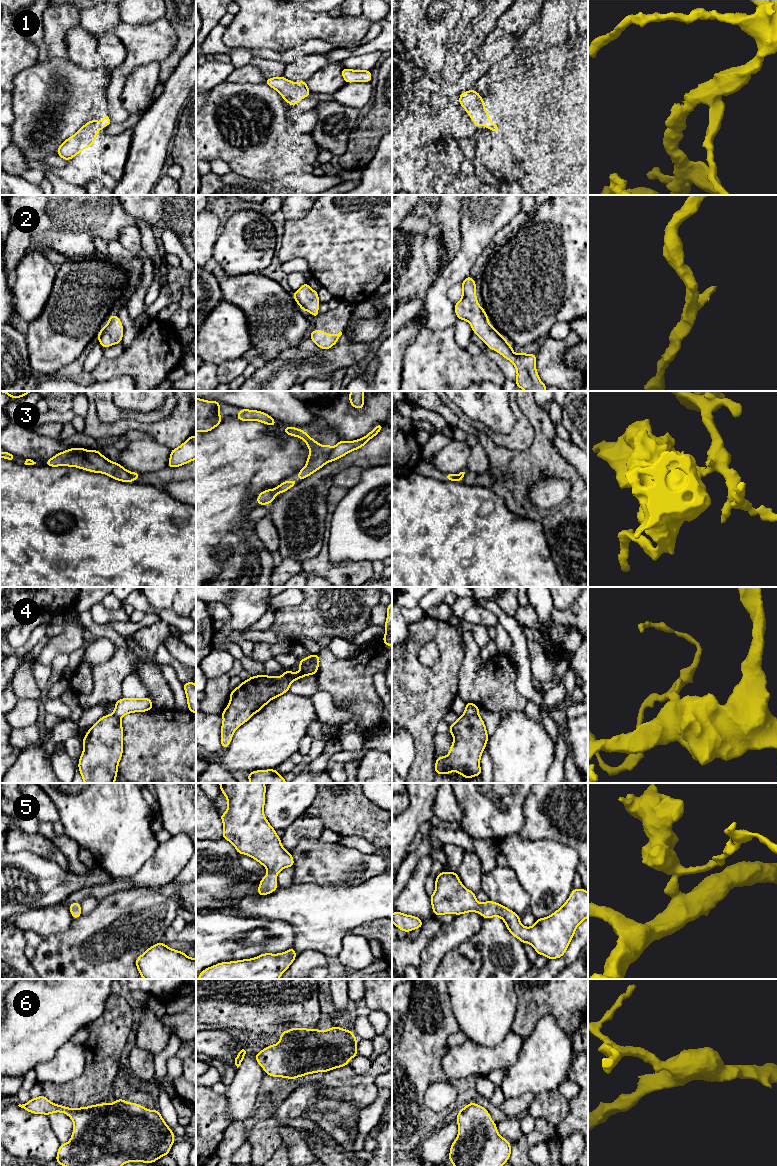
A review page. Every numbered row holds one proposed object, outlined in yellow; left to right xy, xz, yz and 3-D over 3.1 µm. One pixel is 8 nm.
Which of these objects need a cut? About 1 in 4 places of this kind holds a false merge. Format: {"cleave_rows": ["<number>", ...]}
{"cleave_rows": ["3", "4"]}

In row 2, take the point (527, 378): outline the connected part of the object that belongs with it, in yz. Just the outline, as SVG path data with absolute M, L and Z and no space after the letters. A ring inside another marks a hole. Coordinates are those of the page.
M469 275L461 284L462 297L454 304L457 319L467 321L487 347L513 363L517 372L515 383L518 388L524 391L546 391L548 386L540 380L536 370L536 354L515 354L507 340L489 324L485 310L477 301L475 280Z

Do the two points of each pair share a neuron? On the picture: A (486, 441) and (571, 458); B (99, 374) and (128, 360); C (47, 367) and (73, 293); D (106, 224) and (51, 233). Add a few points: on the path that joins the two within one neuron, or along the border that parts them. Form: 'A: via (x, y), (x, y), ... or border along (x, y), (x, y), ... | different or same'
A: border along (556, 435), (553, 444), (558, 452), (577, 471) | different
B: via (106, 370), (121, 365) | same
C: via (50, 349), (54, 340), (72, 318), (73, 311) | same
D: via (92, 224), (65, 224) | same

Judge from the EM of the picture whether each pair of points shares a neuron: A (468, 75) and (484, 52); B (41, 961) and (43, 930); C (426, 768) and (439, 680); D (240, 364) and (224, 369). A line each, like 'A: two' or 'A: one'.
A: two
B: two
C: one
D: one

